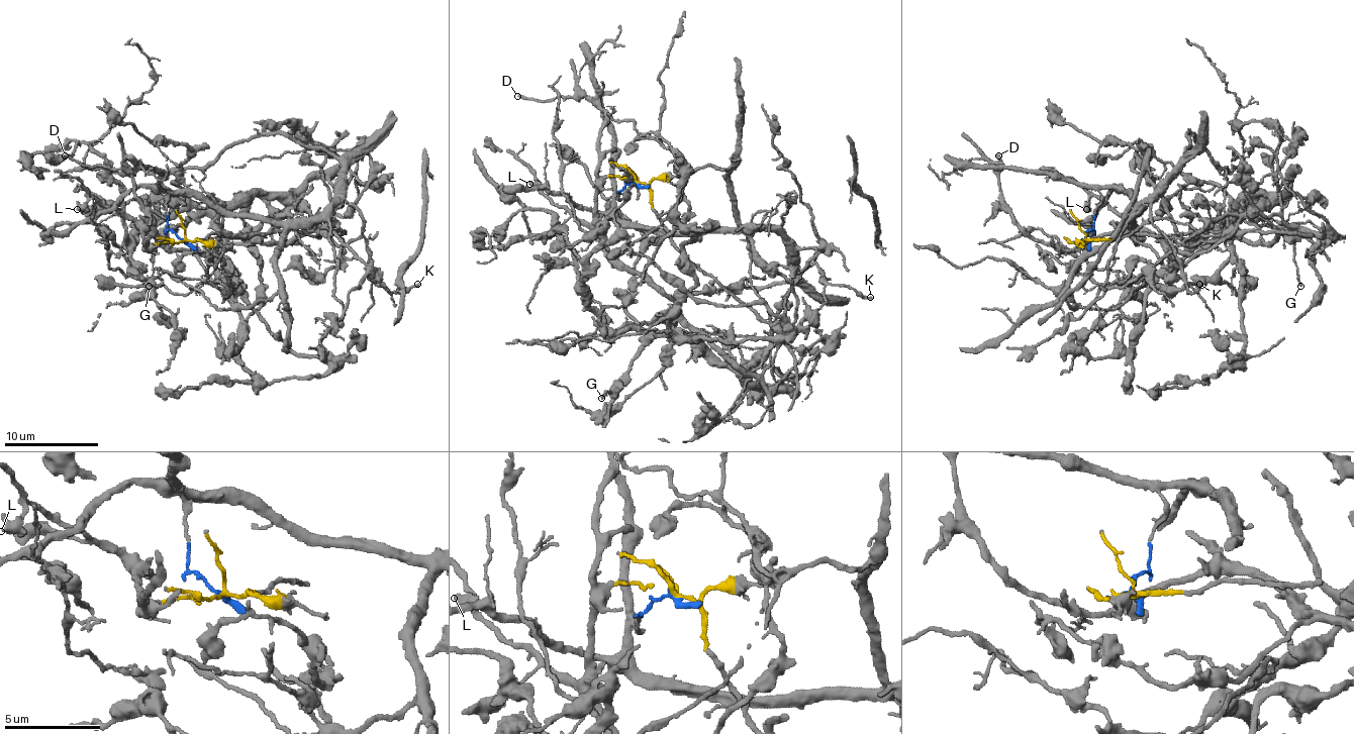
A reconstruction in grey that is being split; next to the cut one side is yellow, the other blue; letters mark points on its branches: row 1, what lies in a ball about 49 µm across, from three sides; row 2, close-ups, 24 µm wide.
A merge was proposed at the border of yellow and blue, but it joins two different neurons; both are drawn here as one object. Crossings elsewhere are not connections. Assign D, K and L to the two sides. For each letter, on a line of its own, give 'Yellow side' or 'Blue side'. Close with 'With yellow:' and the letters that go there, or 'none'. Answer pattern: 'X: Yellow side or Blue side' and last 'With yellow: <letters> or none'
D: Yellow side
K: Blue side
L: Yellow side
With yellow: D, L

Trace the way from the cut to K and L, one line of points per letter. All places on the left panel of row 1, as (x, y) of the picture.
K: (184, 239), (167, 227), (165, 188), (275, 220), (324, 220), (348, 202), (371, 279), (399, 293), (418, 284)
L: (184, 239), (151, 243), (132, 220), (92, 197), (76, 209)

